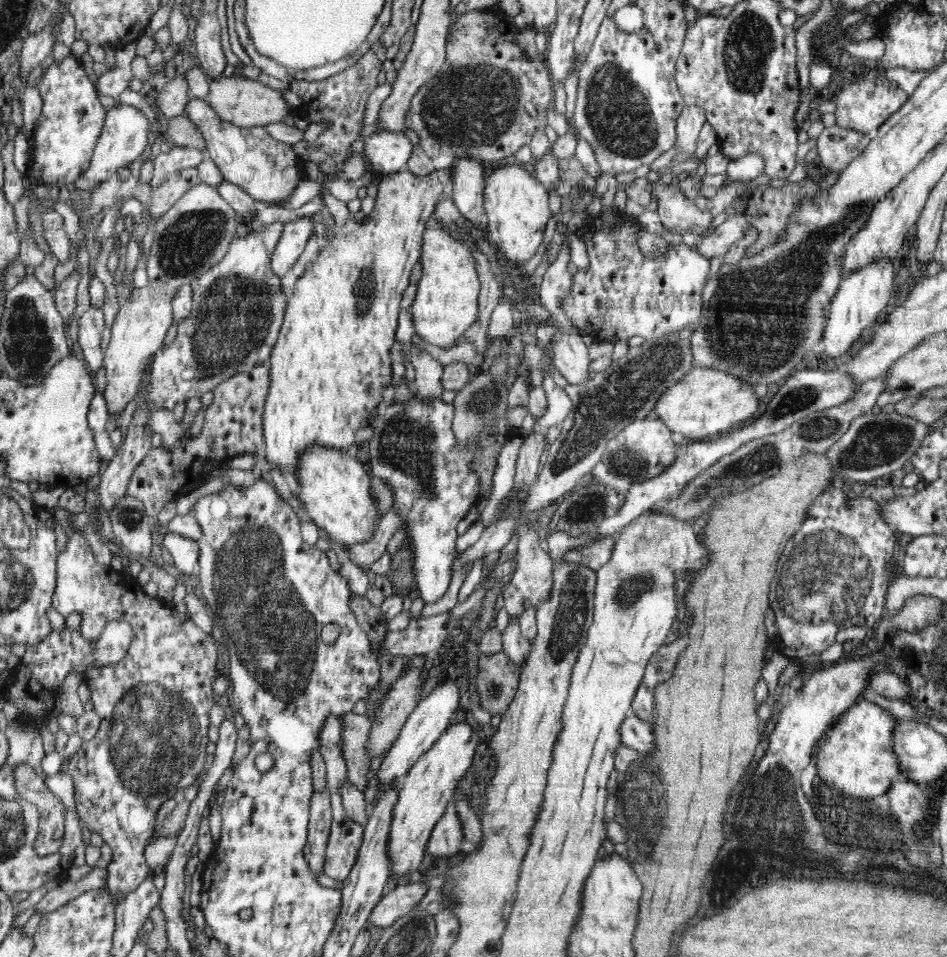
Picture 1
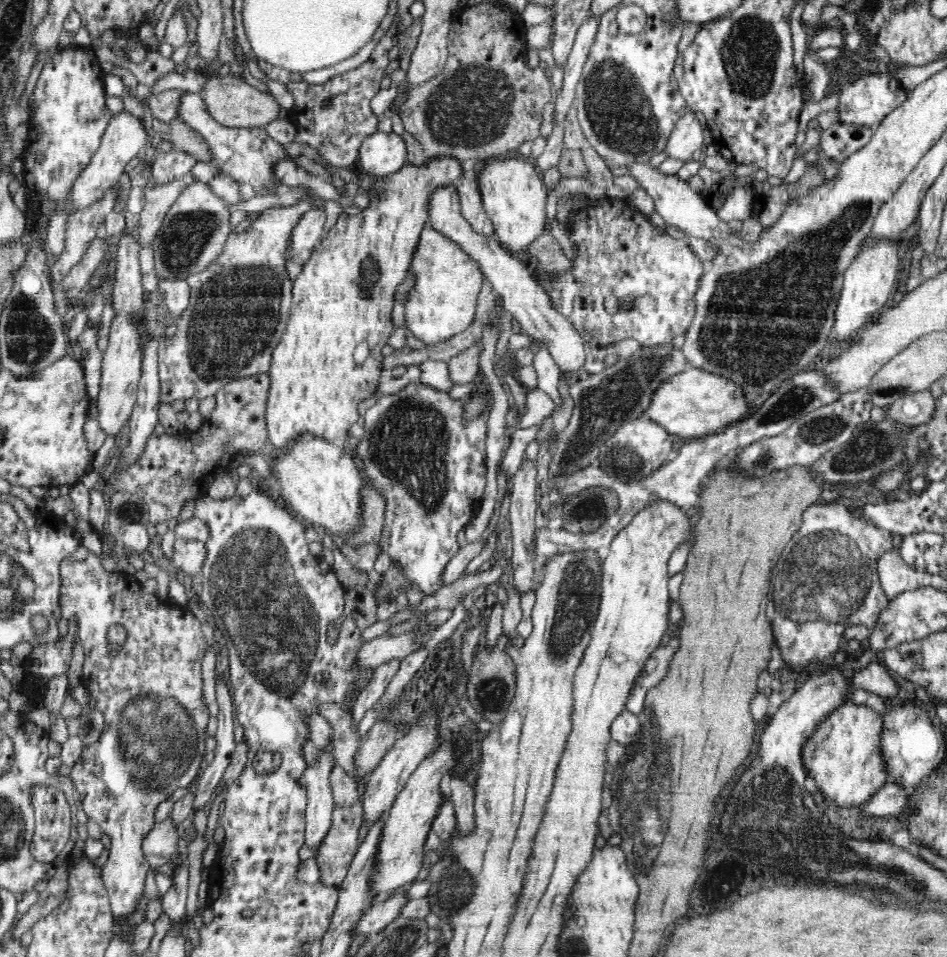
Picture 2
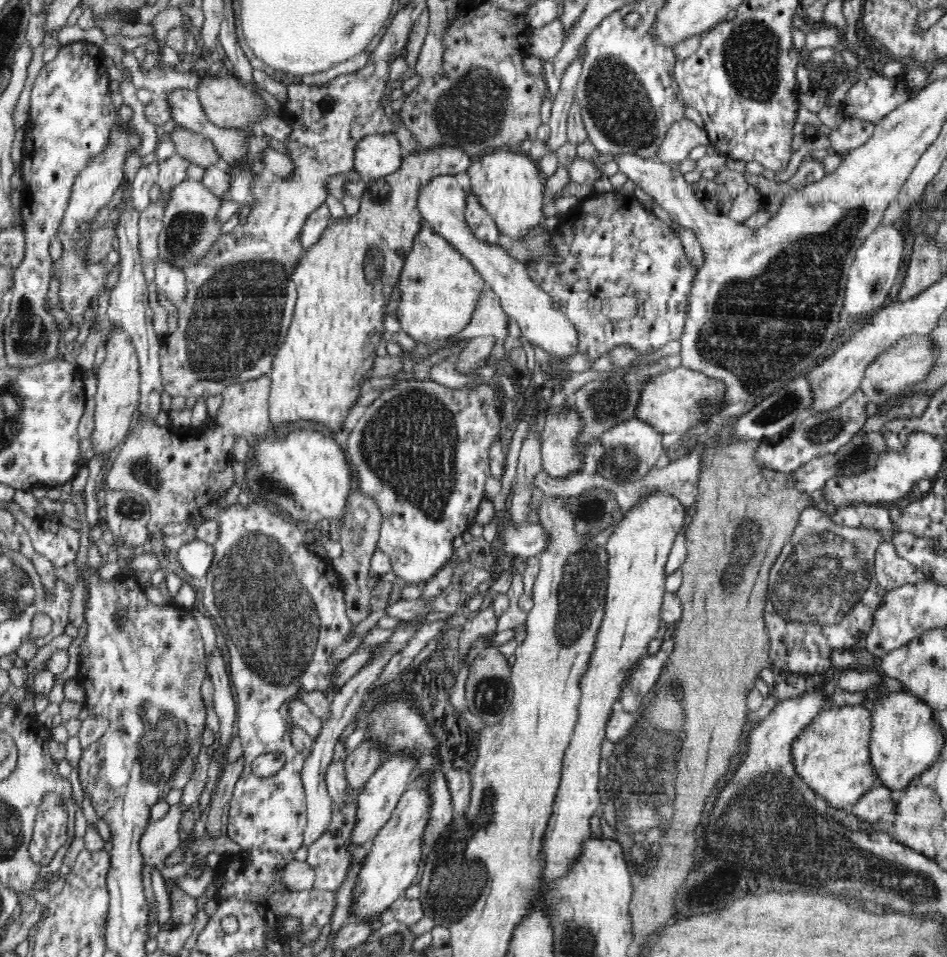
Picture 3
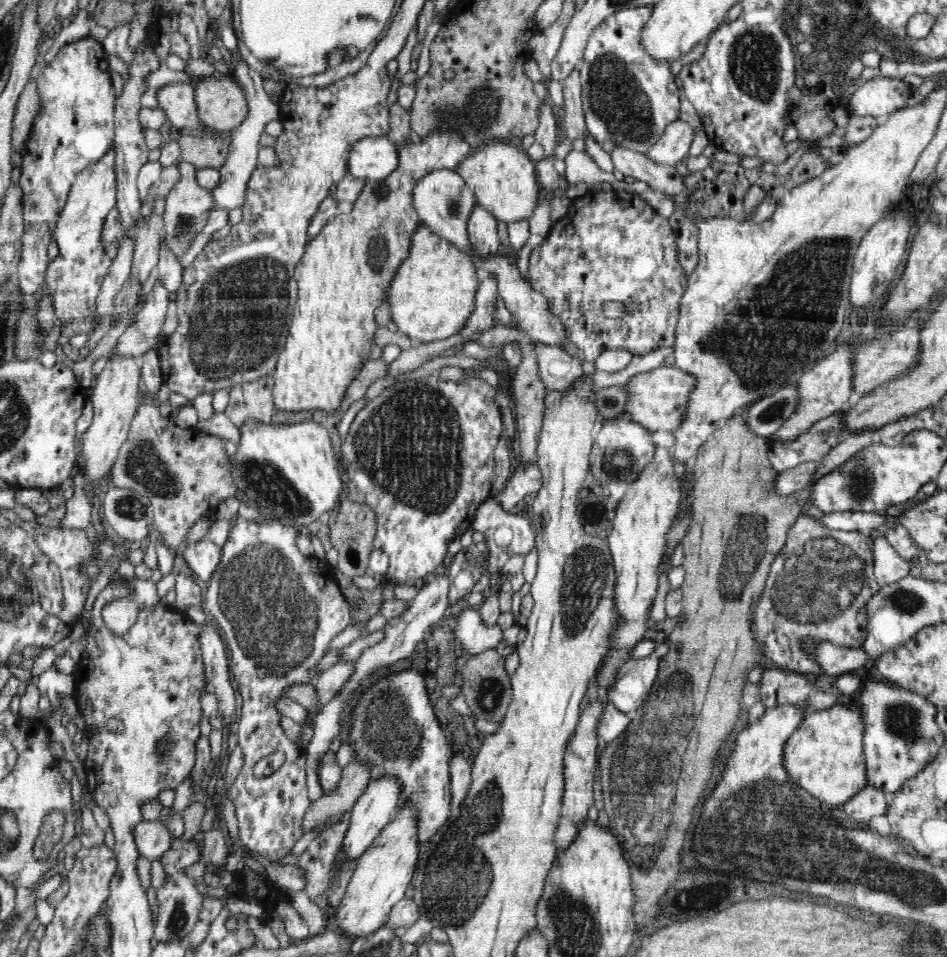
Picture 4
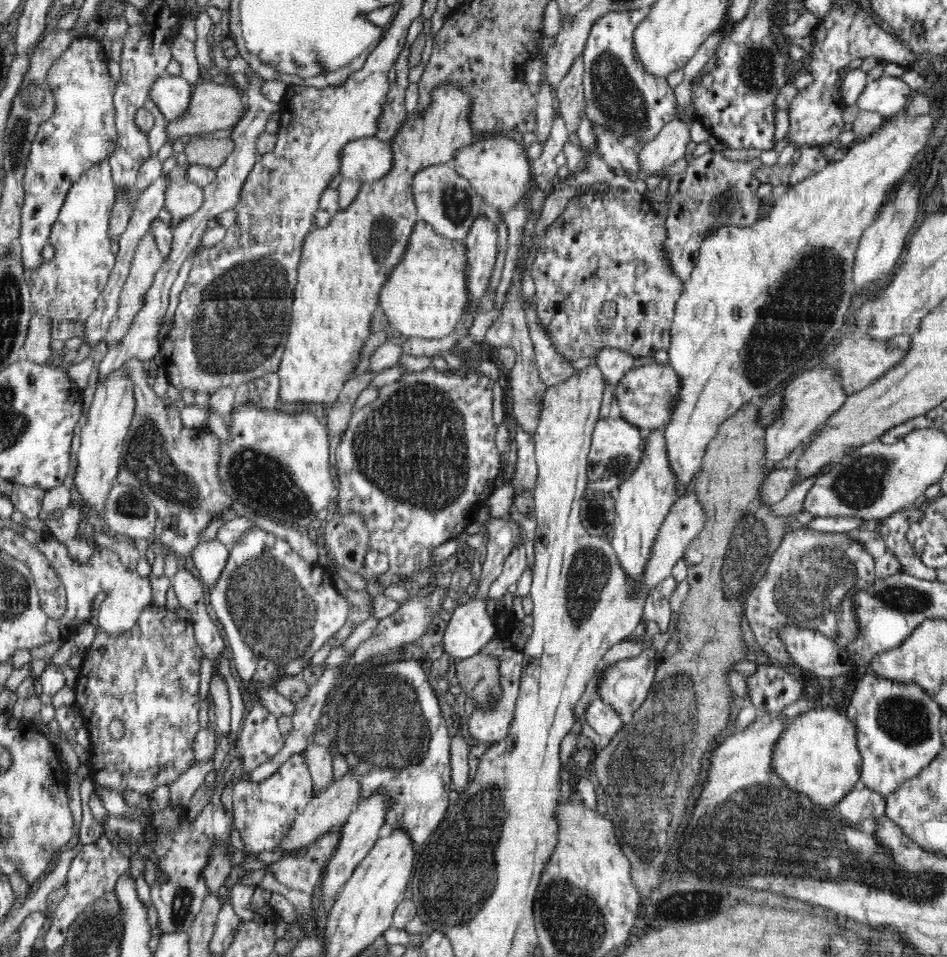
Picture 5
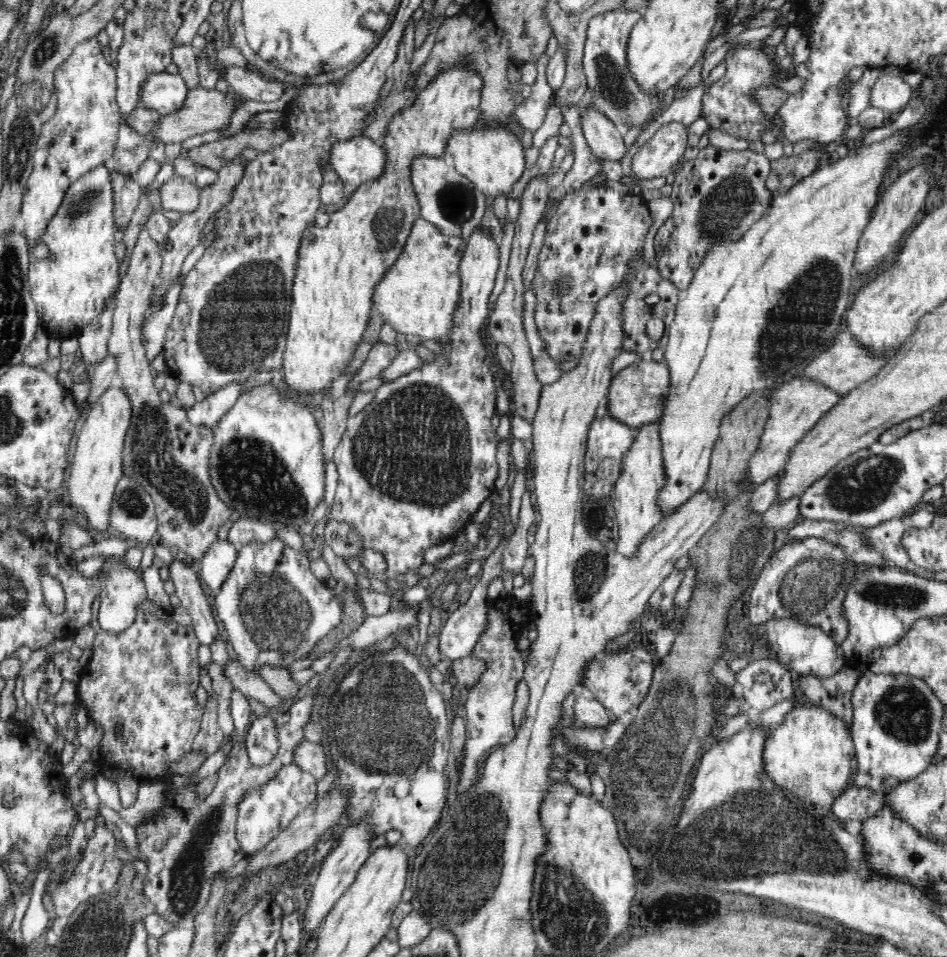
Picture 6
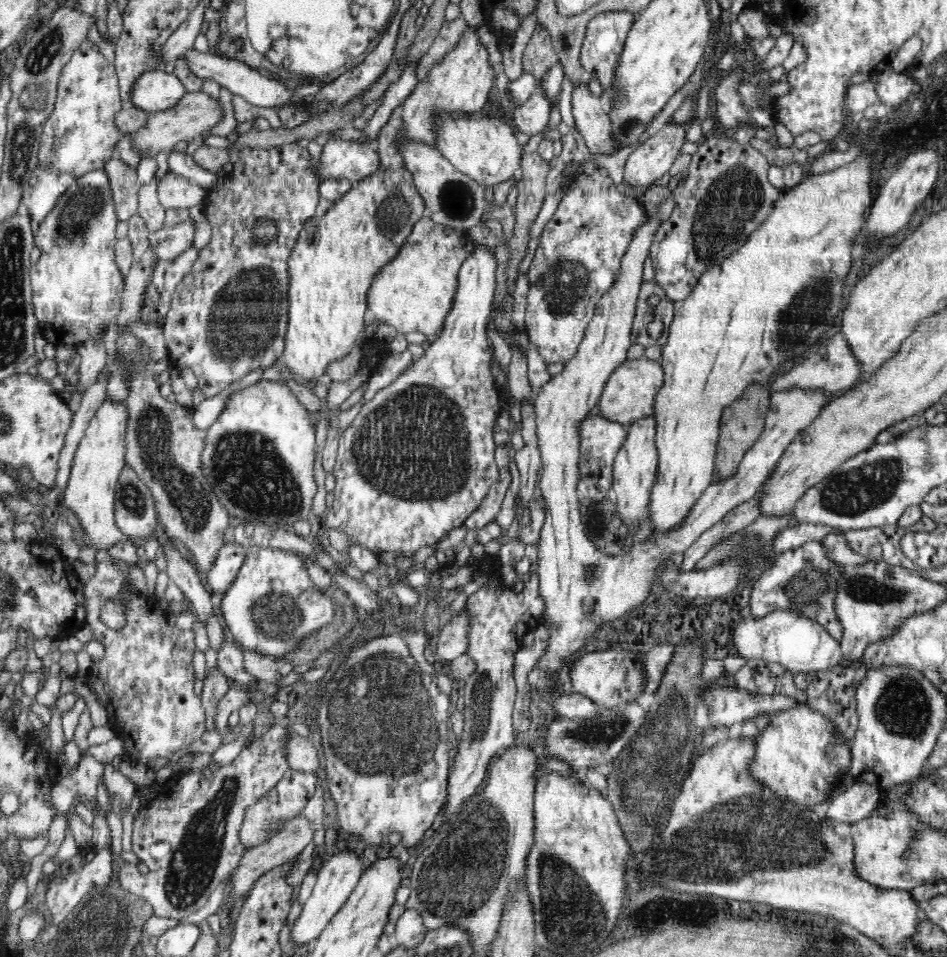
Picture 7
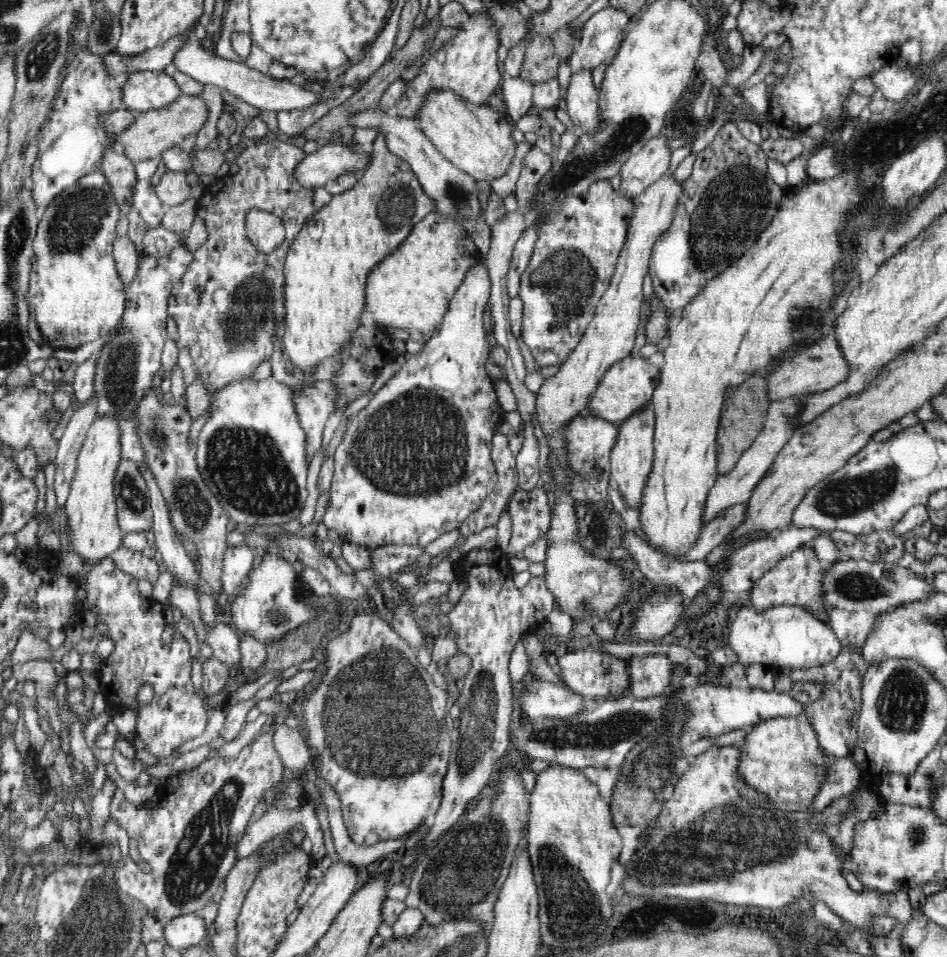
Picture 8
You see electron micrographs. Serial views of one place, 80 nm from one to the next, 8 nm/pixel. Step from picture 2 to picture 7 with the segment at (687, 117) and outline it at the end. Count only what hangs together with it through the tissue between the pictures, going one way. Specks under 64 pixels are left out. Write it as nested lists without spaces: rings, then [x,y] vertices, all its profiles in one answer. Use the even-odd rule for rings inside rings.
[[[669,124],[650,136],[625,163],[623,182],[633,188],[645,190],[658,178],[662,178],[680,154],[680,148],[687,141],[687,126]]]

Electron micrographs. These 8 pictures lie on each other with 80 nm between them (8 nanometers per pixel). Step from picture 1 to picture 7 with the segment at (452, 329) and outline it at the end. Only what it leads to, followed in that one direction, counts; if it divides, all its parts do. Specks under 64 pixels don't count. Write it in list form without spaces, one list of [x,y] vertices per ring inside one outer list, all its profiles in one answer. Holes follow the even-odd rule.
[[[427,215],[422,217],[398,255],[371,281],[368,309],[379,323],[394,326],[399,334],[422,332],[429,339],[435,338],[452,308],[460,267],[474,254],[474,245],[467,232],[457,232],[449,225],[438,224]]]

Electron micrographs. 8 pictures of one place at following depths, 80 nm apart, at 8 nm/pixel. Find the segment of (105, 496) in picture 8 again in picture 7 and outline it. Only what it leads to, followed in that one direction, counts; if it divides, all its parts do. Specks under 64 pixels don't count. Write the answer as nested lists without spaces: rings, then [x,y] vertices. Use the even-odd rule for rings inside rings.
[[[106,402],[94,414],[88,423],[84,436],[80,439],[72,474],[68,486],[64,491],[64,505],[78,512],[76,517],[80,520],[82,528],[86,528],[86,536],[90,544],[96,544],[92,550],[113,547],[118,541],[126,539],[116,525],[115,495],[117,483],[122,470],[126,466],[126,431],[127,406],[124,403]]]

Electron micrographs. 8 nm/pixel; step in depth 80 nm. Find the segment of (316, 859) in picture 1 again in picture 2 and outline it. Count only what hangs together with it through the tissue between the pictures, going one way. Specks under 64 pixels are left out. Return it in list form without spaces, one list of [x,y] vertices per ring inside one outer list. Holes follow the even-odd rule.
[[[331,739],[331,744],[320,748],[318,752],[318,760],[316,764],[308,764],[304,774],[301,776],[301,784],[306,787],[307,796],[307,806],[305,812],[305,843],[308,848],[313,851],[318,850],[318,846],[322,844],[322,840],[328,830],[330,830],[333,810],[335,809],[334,795],[332,794],[332,789],[330,788],[330,772],[335,765],[335,755],[332,753],[333,739]]]

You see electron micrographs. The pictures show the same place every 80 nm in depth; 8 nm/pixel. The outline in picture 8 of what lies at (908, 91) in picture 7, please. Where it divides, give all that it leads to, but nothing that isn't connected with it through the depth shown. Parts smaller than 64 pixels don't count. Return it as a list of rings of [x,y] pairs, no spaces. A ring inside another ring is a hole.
[[[897,64],[888,65],[882,70],[875,71],[870,77],[874,86],[883,94],[887,102],[900,102],[912,97],[916,88],[914,68],[900,68]]]

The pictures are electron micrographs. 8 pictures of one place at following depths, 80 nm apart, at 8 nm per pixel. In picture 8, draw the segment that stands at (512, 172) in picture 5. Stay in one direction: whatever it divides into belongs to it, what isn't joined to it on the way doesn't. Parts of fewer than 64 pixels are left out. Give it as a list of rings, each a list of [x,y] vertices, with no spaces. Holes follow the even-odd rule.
[[[438,89],[427,95],[415,122],[446,160],[477,181],[492,182],[508,172],[517,143],[511,134],[514,126],[498,114],[498,109],[490,110],[491,106],[465,100],[453,89]]]

